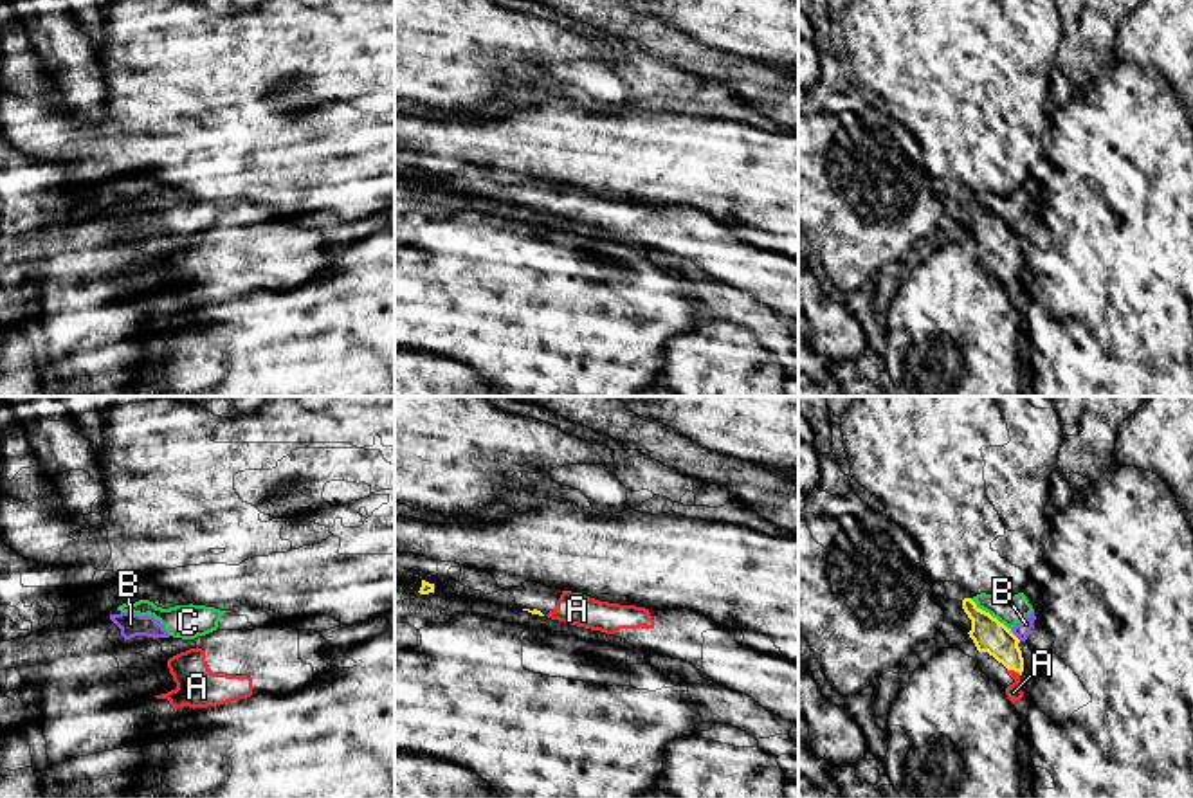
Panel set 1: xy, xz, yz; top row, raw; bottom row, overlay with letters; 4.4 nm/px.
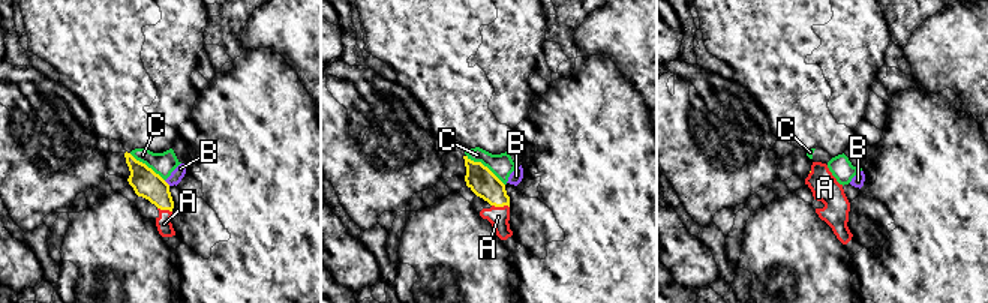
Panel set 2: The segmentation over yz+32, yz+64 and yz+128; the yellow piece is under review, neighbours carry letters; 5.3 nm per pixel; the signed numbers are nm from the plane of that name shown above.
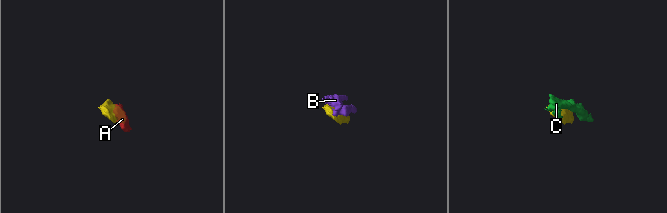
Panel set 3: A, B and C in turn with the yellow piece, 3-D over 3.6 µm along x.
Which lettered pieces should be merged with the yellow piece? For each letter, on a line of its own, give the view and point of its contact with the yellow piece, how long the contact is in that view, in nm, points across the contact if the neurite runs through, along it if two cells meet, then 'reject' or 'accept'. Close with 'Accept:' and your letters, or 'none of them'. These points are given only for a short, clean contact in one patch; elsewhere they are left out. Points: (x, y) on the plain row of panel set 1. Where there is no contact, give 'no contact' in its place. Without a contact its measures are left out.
A: contact yz (1015, 267); length 70 nm; way yz (988, 231), (1011, 254), (1015, 267), (1013, 289); accept
B: contact yz (1013, 231); length 80 nm; reject
C: contact yz (988, 209); length 240 nm; reject
Accept: A

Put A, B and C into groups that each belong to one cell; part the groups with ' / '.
A / B C

